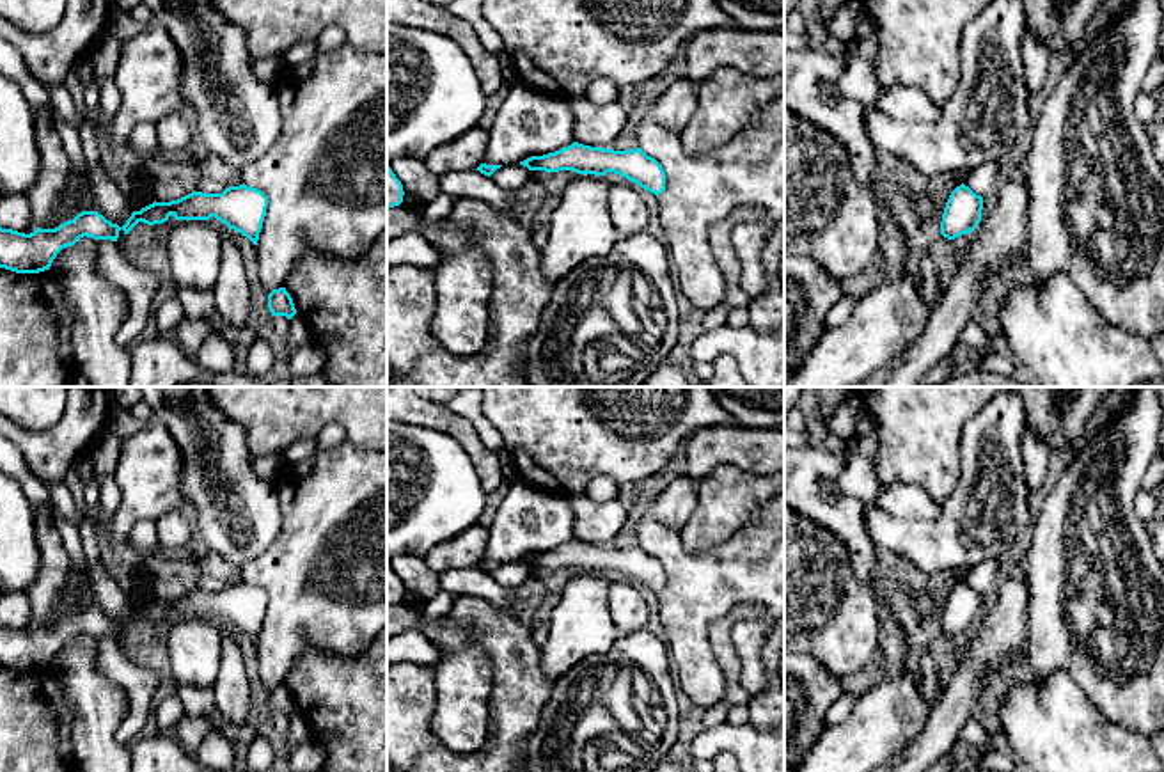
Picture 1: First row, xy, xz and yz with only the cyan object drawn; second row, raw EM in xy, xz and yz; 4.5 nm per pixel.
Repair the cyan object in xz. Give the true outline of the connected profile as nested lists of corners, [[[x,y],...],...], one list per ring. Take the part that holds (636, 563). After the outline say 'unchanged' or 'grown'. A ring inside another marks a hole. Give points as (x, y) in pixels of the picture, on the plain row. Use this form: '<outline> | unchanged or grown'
[[[573,540],[555,550],[531,554],[520,559],[520,563],[529,568],[573,568],[584,573],[605,573],[607,570],[614,570],[637,580],[657,595],[665,587],[665,570],[662,563],[655,555],[648,554],[641,545],[614,548]]] | unchanged

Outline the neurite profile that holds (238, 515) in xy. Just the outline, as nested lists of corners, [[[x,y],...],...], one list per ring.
[[[138,387],[183,456],[183,495],[192,520],[211,552],[232,566],[247,566],[264,554],[280,531],[280,502],[273,483],[254,472],[247,433],[211,403],[206,387]]]

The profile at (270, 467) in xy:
[[[268,454],[254,460],[254,472],[266,483],[275,483],[286,470],[284,454]]]

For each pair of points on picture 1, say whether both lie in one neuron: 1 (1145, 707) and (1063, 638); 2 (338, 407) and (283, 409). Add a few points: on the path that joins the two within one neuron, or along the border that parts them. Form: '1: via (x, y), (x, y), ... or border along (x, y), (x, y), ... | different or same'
1: via (1122, 691), (1109, 682), (1101, 682), (1076, 657) | same
2: via (323, 407), (297, 407) | same

